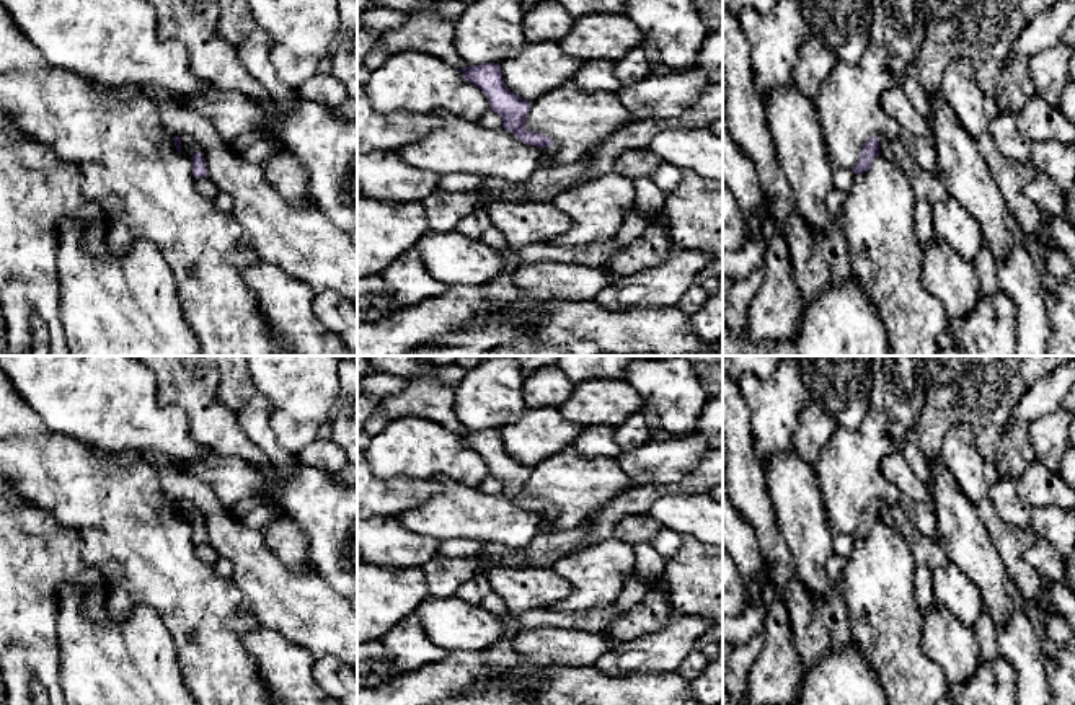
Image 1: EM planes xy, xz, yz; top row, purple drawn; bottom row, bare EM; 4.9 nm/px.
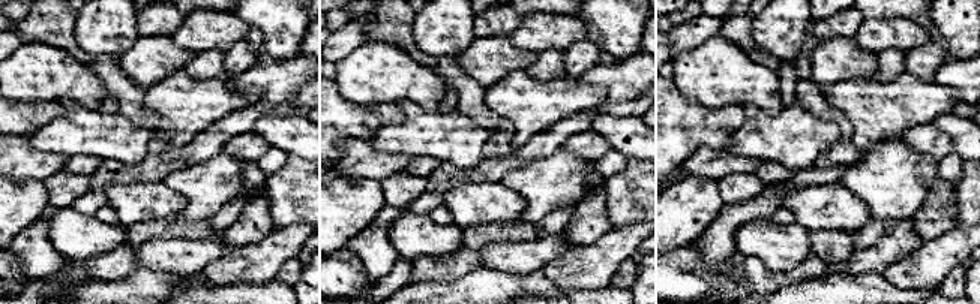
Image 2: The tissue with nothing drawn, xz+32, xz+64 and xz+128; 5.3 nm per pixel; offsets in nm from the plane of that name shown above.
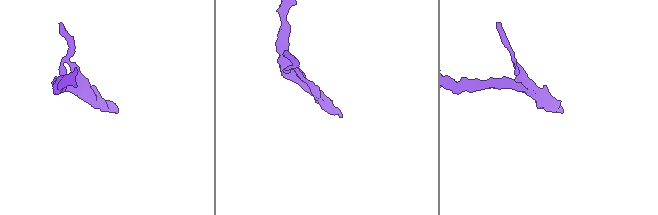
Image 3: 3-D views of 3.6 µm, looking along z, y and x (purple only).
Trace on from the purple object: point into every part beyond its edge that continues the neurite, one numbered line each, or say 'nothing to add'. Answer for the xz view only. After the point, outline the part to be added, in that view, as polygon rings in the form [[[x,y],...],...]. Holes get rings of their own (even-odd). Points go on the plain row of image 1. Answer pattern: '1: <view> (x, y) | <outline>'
1: xz (544, 527) | [[[553,511],[543,514],[543,519],[542,519],[540,525],[538,525],[538,534],[550,534],[550,532],[553,532],[551,527],[550,527],[553,519],[555,519],[555,512]]]

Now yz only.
1: yz (927, 550) | [[[879,503],[879,521],[896,529],[902,539],[910,545],[917,563],[928,568],[941,566],[948,561],[948,555],[938,540],[928,539],[910,525],[907,514],[900,504]]]

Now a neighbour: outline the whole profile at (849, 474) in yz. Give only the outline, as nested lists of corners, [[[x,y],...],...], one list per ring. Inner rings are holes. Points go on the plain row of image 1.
[[[874,408],[855,429],[834,429],[814,463],[832,535],[852,535],[871,503],[900,503],[902,494],[881,470],[883,459],[894,450],[887,423]]]

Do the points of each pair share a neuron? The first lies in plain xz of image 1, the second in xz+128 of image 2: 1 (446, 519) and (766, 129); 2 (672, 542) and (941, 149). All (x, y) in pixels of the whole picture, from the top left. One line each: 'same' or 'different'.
1: same
2: different

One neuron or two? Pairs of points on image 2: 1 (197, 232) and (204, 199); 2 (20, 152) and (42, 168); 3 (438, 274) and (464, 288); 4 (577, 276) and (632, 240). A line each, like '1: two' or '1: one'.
1: two
2: one
3: two
4: one

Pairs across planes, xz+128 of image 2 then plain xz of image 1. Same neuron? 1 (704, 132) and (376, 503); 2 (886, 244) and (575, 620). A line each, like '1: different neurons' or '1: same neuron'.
1: same neuron
2: different neurons

